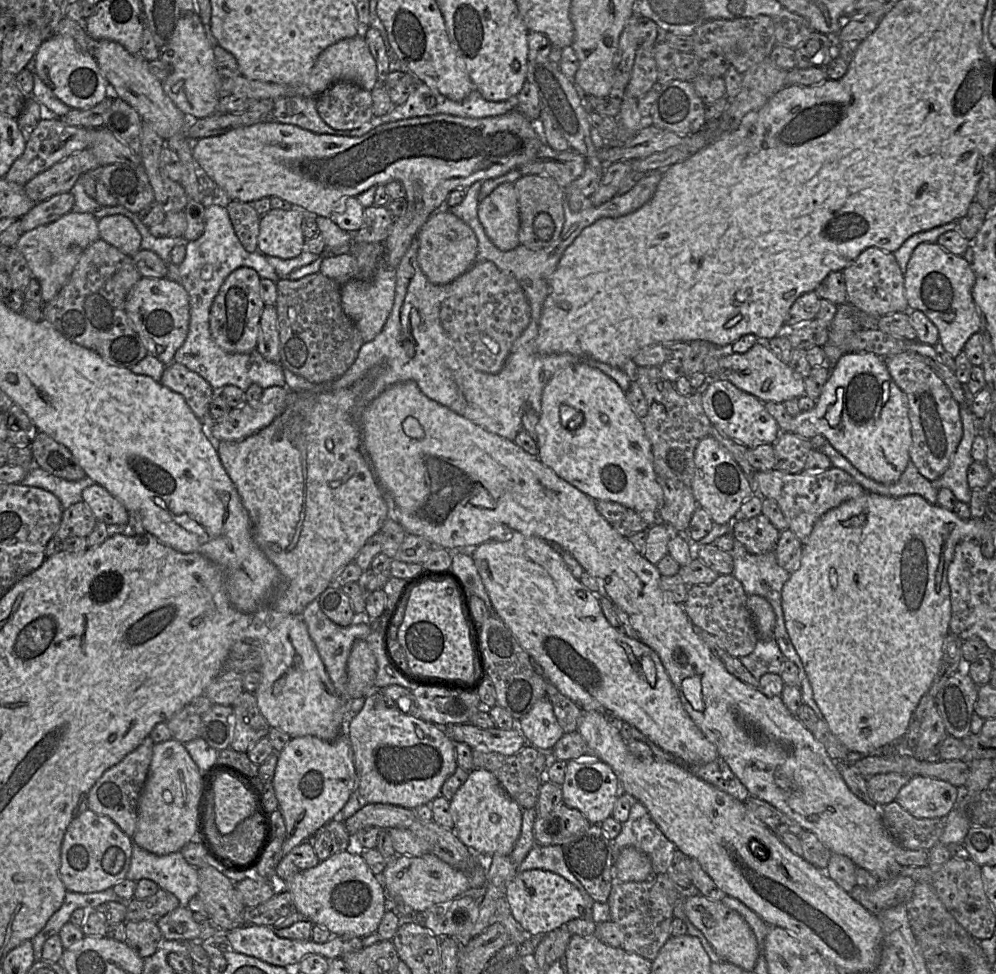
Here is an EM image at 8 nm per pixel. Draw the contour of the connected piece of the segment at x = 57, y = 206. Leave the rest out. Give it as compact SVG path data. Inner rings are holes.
M69 192L56 194L36 203L21 219L21 230L27 232L40 225L48 224L71 211L74 196Z

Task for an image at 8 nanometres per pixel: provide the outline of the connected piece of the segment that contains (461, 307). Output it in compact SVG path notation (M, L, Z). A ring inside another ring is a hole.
M493 262L475 263L451 282L449 295L440 308L443 329L458 354L478 371L499 373L514 341L530 323L531 308L515 278L503 273Z

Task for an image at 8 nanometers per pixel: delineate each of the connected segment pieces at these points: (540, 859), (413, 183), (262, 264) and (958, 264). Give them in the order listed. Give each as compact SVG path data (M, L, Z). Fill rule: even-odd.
M534 844L525 859L519 865L518 872L533 869L541 869L553 872L573 884L579 890L585 901L586 911L584 910L583 918L593 920L591 913L595 901L589 896L583 886L566 866L562 846L540 846L538 844Z
M514 109L503 115L491 116L485 118L463 118L447 114L437 114L432 116L412 117L395 122L382 124L362 136L340 136L330 134L316 134L309 130L302 129L296 125L283 124L276 121L263 122L250 126L243 126L229 130L228 132L206 138L200 138L193 142L192 155L198 166L211 178L222 190L226 192L231 201L254 202L262 197L277 196L288 201L294 206L304 209L305 213L316 214L316 216L330 217L335 207L339 206L346 197L357 196L374 185L386 185L387 183L397 180L400 181L406 190L407 210L406 212L395 218L392 227L389 230L384 244L384 252L378 263L378 267L374 276L370 280L356 280L354 271L356 270L356 258L351 253L345 253L335 256L325 257L320 265L320 270L324 276L334 279L341 284L341 303L346 315L354 322L361 334L364 342L373 340L383 329L394 304L395 288L396 288L396 271L397 267L408 250L412 240L417 236L419 230L428 220L428 218L437 210L446 207L446 200L450 192L457 188L469 188L476 181L484 181L487 179L497 178L512 170L518 170L520 166L527 163L536 154L538 148L544 143L540 137L539 128L535 126L520 111Z
M216 204L205 208L204 232L198 239L187 242L185 248L185 258L178 268L180 283L189 295L190 321L187 337L175 352L174 360L199 374L213 387L215 392L220 392L226 385L235 385L243 391L247 390L251 384L257 384L262 389L271 386L285 387L283 367L279 362L266 360L256 348L250 353L229 353L216 344L210 333L210 308L226 277L239 267L251 267L261 278L267 278L276 283L279 279L288 279L287 276L292 271L312 263L322 254L314 254L304 249L295 258L281 259L264 255L258 250L248 252L235 234L226 207ZM205 265L213 266L212 276L209 279L203 279L201 276Z
M920 243L913 251L904 273L908 306L923 312L937 327L939 343L954 359L968 339L980 331L980 317L972 297L976 277L963 256L956 256L937 243Z

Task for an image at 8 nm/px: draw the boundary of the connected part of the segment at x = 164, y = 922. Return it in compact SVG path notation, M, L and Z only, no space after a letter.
M177 907L161 917L157 925L164 939L167 940L199 940L200 923L196 922L187 907Z

